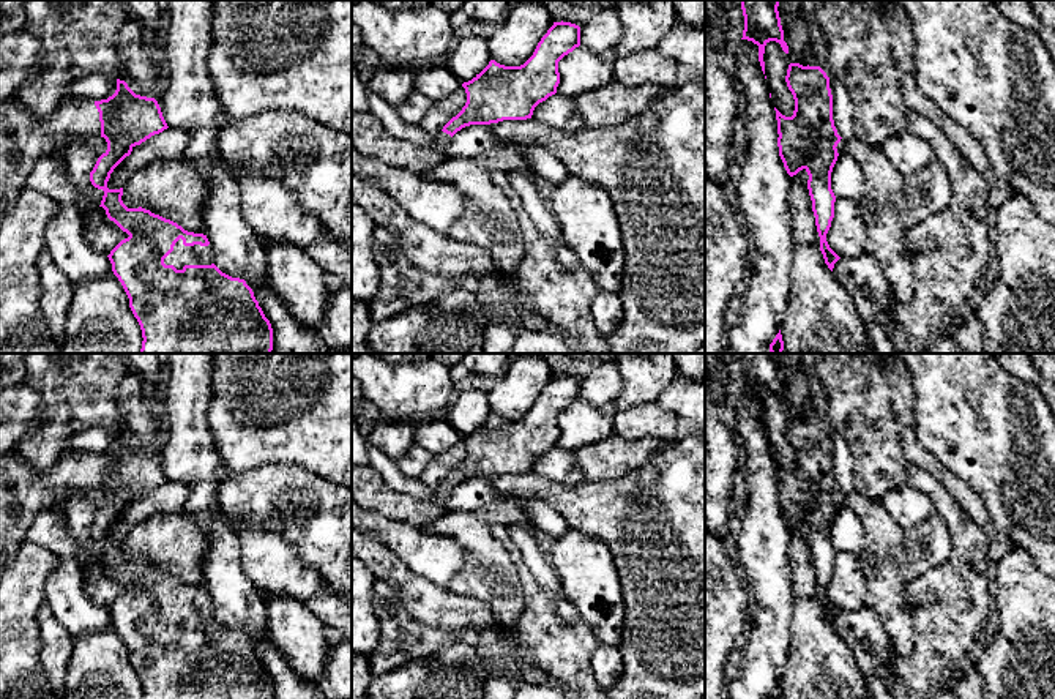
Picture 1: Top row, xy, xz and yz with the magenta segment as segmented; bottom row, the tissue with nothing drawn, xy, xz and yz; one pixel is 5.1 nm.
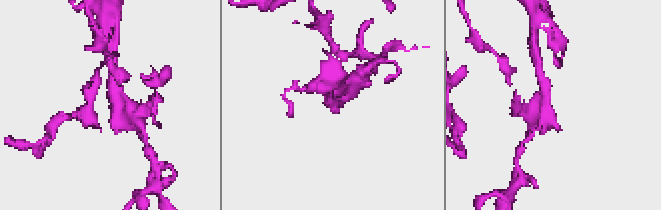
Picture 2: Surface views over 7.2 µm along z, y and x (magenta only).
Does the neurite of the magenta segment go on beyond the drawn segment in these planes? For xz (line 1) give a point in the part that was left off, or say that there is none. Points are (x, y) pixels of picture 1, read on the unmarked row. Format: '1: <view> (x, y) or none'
1: xz (369, 491)

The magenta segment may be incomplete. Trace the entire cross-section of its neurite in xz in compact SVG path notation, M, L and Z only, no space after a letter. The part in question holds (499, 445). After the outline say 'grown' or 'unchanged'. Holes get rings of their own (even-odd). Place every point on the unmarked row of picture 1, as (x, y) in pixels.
M554 376L533 409L520 420L490 413L472 434L464 435L467 456L435 489L429 500L391 489L369 464L352 464L352 499L366 510L421 525L445 513L451 491L470 478L531 472L535 461L557 447L558 415L580 399L580 380Z | grown

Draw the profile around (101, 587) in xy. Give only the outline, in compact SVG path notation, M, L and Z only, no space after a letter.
M96 560L90 570L84 571L82 587L87 598L104 609L109 609L121 593L129 590L107 571L103 560Z

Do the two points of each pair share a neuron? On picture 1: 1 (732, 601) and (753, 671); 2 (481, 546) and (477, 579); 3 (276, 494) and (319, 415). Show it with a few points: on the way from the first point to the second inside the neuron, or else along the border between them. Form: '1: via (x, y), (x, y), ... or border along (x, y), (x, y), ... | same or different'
1: border along (751, 600), (746, 627) | different
2: via (483, 554), (483, 571) | same
3: border along (256, 466), (297, 463), (327, 478) | different

